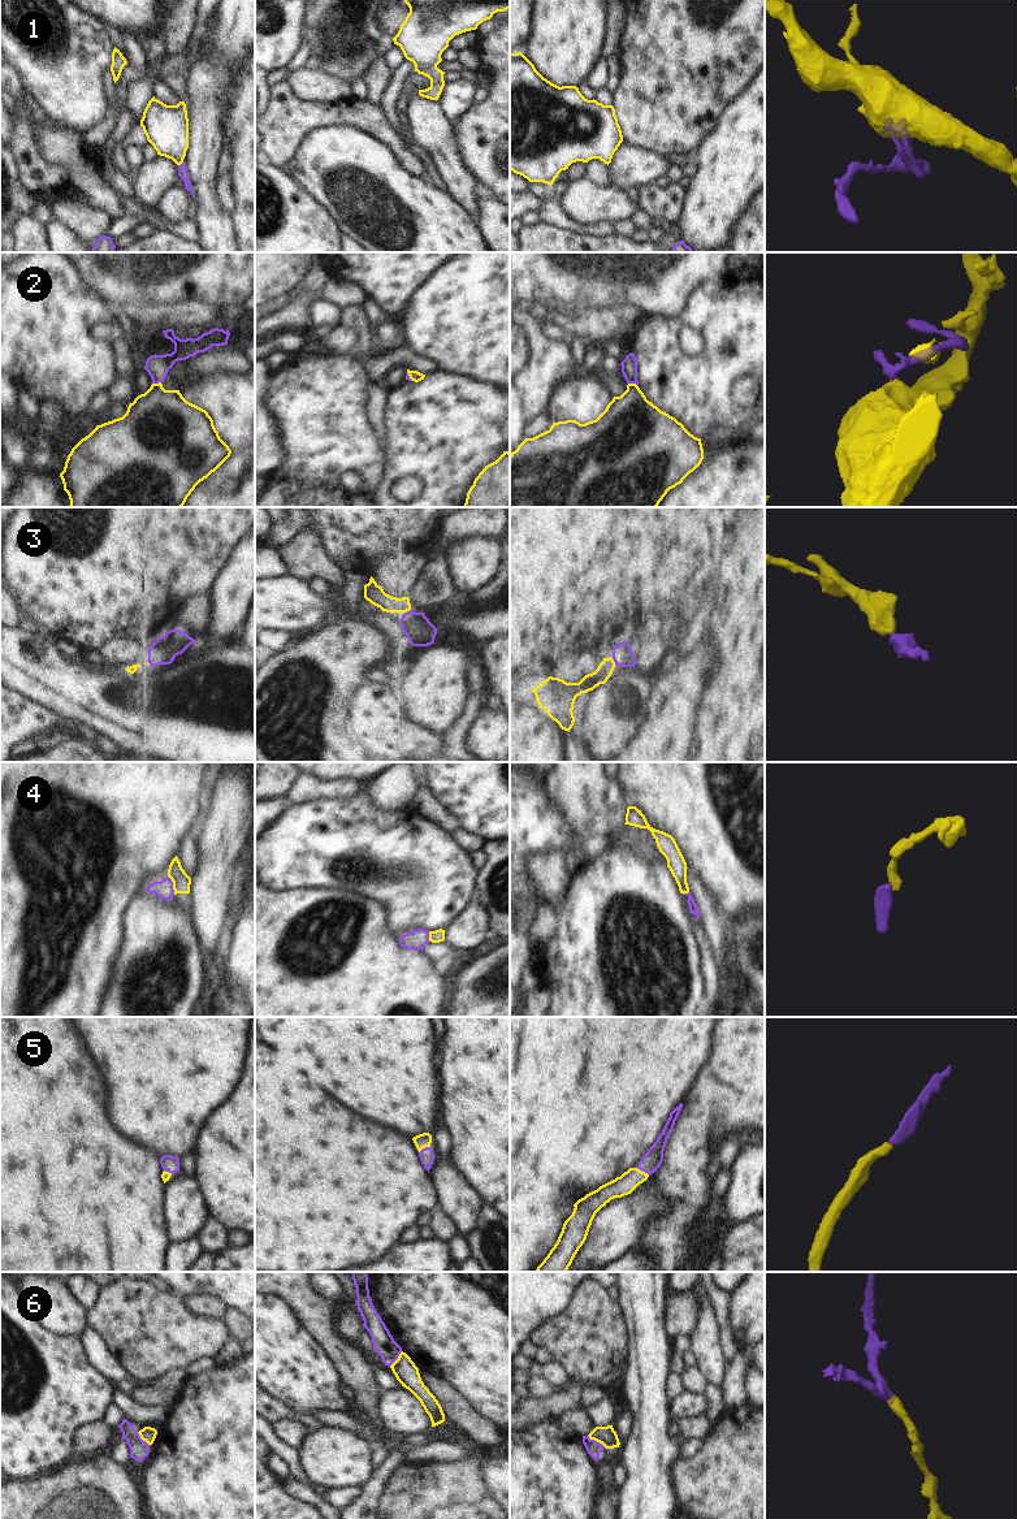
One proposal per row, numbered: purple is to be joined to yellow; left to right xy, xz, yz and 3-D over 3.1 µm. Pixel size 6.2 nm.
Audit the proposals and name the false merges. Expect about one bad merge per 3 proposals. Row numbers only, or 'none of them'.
4, 6

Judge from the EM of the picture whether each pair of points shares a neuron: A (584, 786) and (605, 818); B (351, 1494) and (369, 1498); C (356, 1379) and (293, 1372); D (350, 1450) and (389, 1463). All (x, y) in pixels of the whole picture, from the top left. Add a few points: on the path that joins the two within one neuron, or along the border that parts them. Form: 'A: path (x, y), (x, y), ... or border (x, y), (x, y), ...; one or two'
A: path (584, 793), (597, 810); one
B: border (362, 1488), (362, 1492), (347, 1505); two
C: border (324, 1351), (343, 1384); two
D: border (373, 1472), (360, 1487); two

